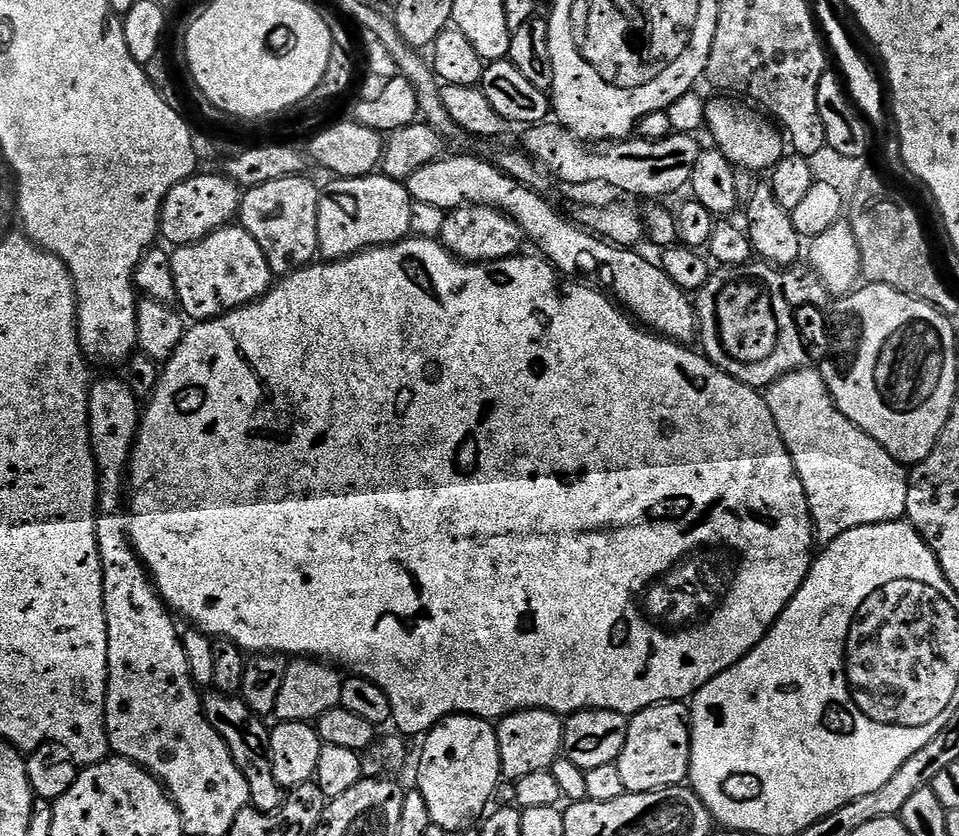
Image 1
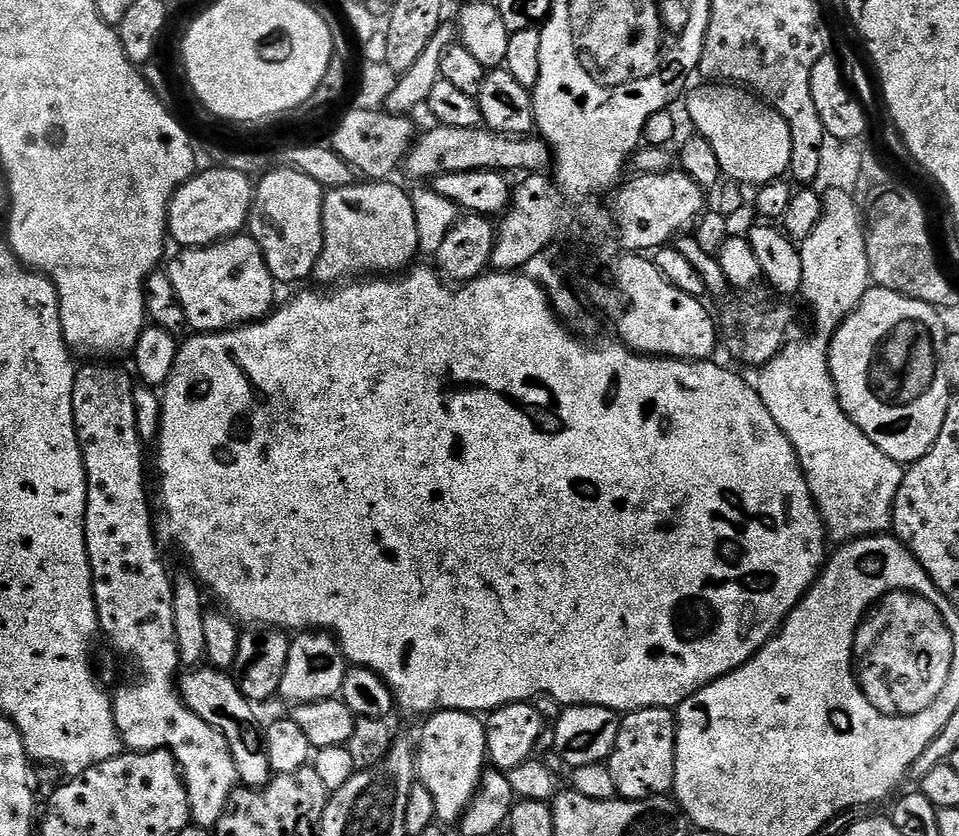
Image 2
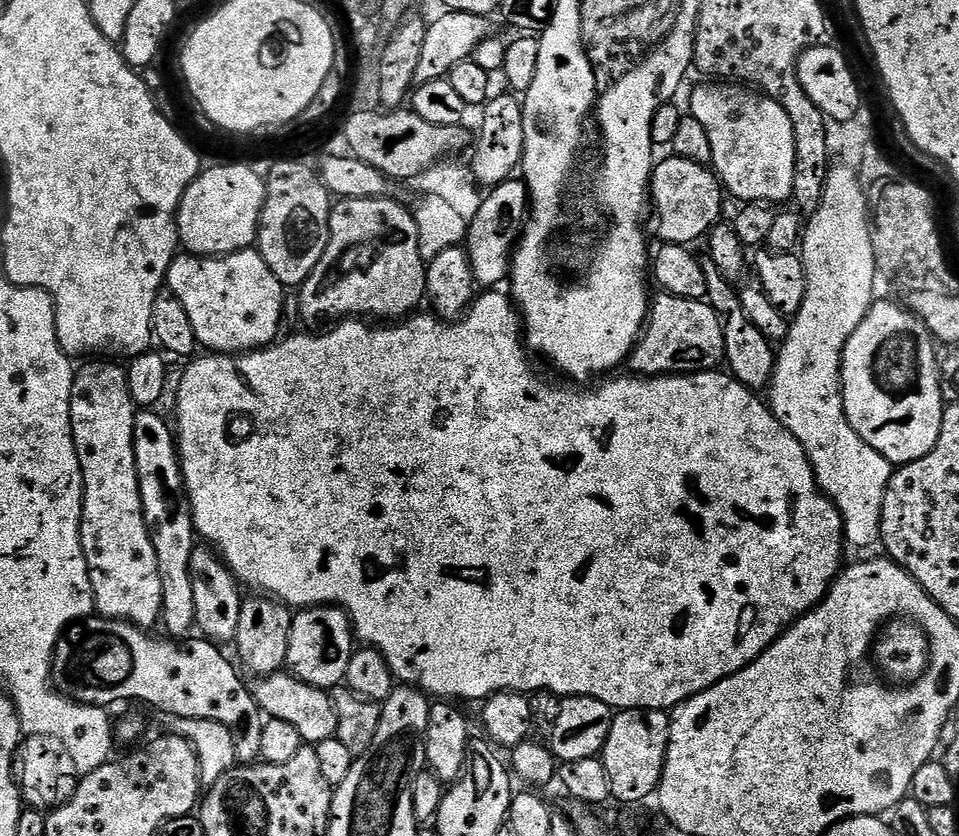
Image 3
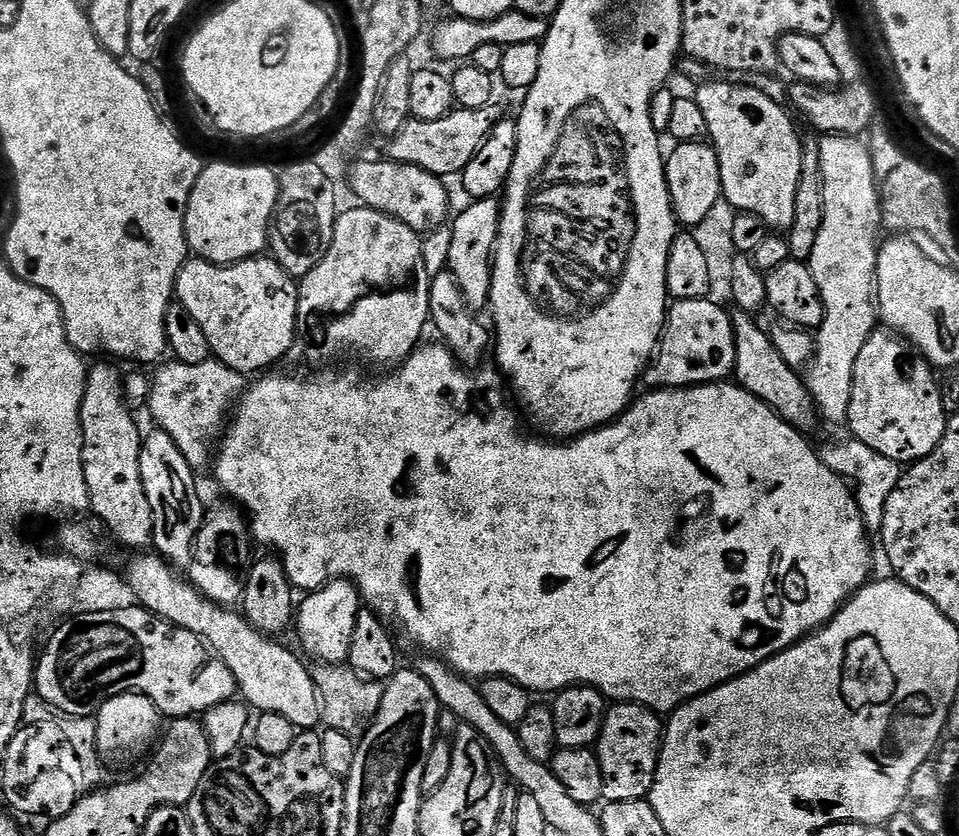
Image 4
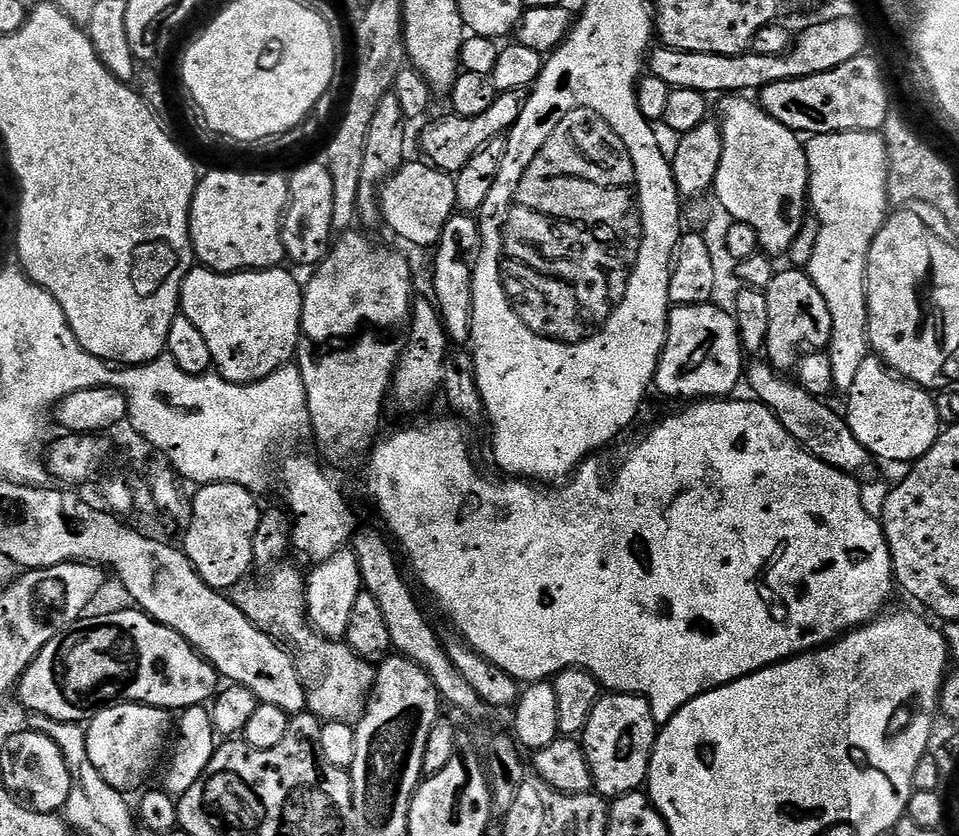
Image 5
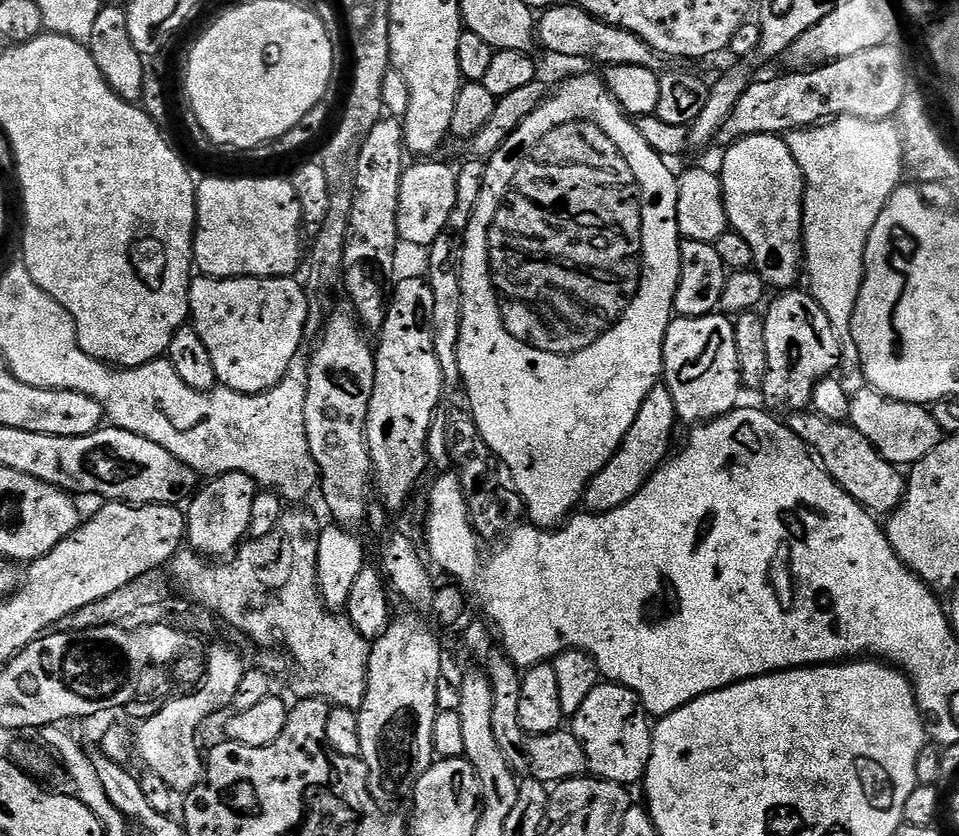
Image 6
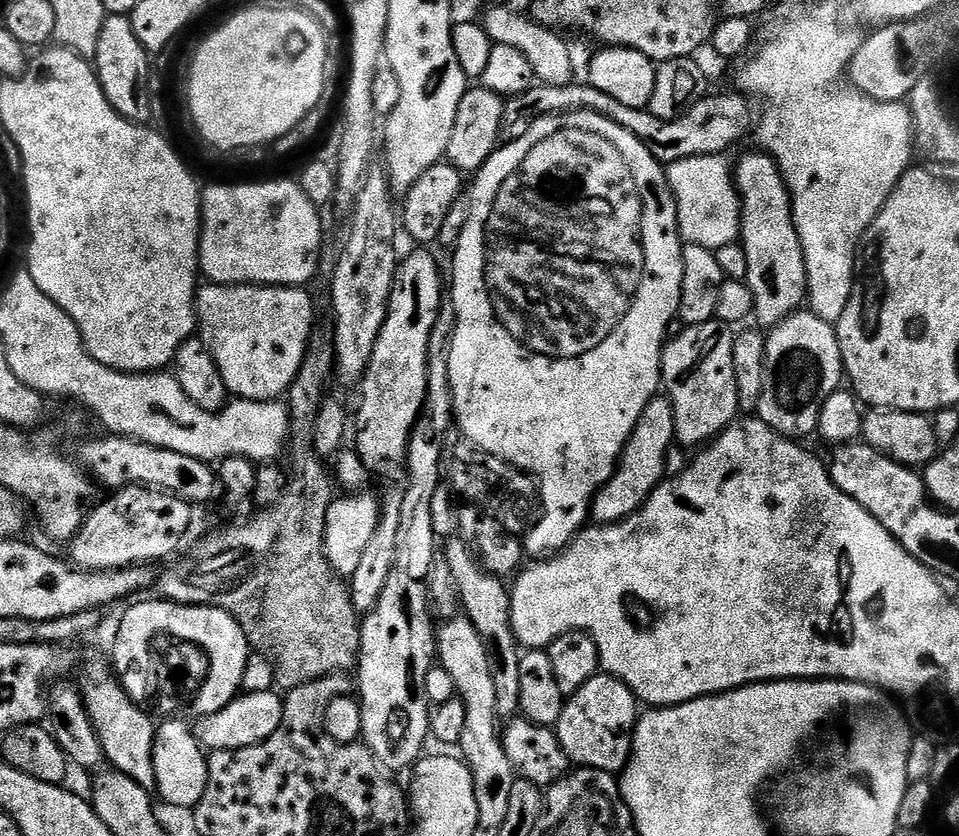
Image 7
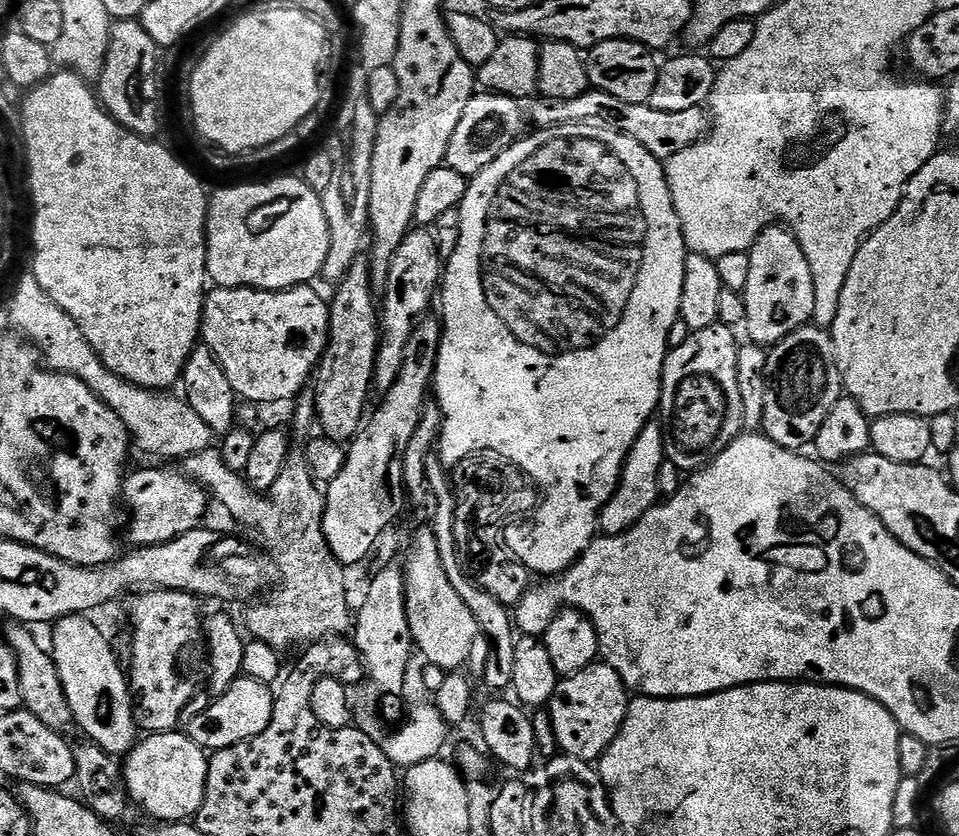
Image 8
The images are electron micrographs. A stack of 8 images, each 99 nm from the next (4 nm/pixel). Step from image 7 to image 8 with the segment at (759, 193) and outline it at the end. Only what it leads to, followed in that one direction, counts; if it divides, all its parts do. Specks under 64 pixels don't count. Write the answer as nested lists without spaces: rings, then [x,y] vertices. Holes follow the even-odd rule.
[[[773,226],[766,229],[756,239],[750,251],[750,282],[746,282],[743,298],[746,302],[746,318],[744,324],[748,328],[747,339],[753,344],[771,346],[786,338],[794,330],[805,327],[812,320],[814,310],[814,278],[810,274],[810,262],[806,262],[806,254],[802,254],[802,246],[796,241],[796,235],[784,226]]]

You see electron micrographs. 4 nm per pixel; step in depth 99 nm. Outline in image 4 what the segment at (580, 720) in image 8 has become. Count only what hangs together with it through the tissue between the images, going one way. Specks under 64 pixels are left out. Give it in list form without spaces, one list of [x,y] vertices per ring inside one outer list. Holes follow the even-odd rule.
[[[616,702],[604,713],[600,737],[594,751],[602,768],[604,800],[642,800],[654,786],[656,763],[662,743],[662,720],[651,708]]]

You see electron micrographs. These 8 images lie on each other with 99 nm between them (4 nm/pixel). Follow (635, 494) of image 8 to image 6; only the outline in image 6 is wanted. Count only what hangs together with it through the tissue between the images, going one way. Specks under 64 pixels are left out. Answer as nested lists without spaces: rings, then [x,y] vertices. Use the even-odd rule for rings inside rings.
[[[662,382],[656,384],[642,402],[642,407],[618,451],[603,467],[603,470],[588,483],[582,497],[583,507],[587,511],[598,514],[617,509],[618,506],[628,502],[663,464],[669,451],[667,448],[672,430],[674,426],[676,427],[677,422],[674,400],[668,386]]]

